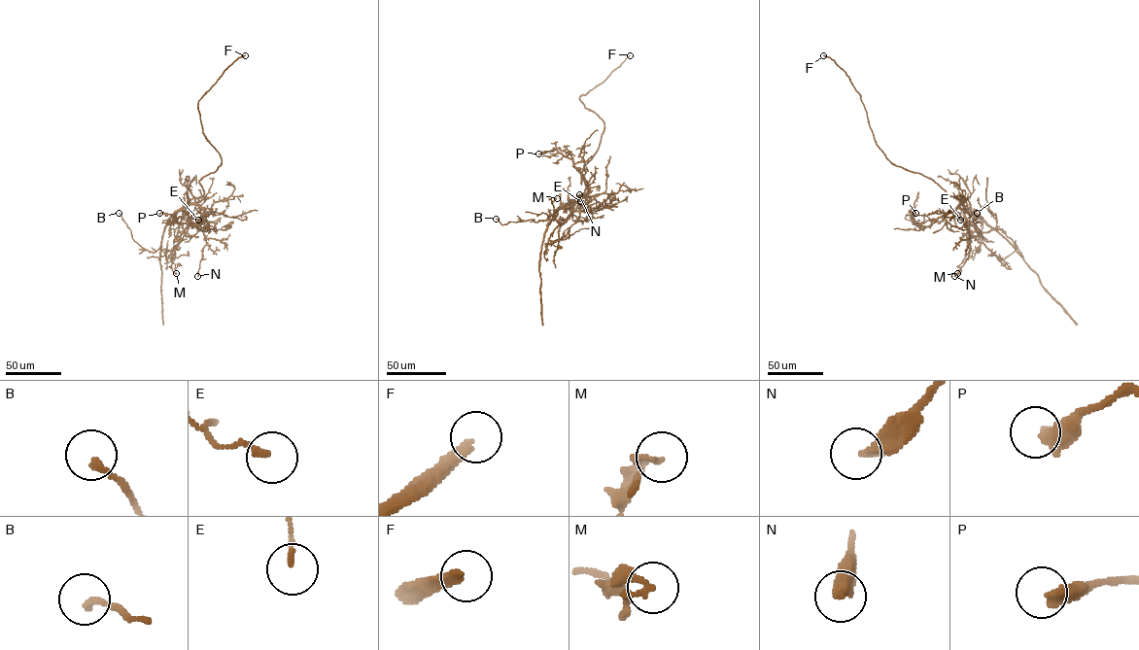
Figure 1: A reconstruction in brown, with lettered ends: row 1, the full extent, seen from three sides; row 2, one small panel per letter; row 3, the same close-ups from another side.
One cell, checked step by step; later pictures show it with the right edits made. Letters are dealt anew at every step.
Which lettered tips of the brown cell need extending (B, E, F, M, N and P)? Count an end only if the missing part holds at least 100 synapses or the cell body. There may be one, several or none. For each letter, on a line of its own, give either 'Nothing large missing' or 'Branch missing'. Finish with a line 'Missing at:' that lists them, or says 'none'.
B: Nothing large missing
E: Nothing large missing
F: Branch missing
M: Nothing large missing
N: Nothing large missing
P: Nothing large missing
Missing at: F

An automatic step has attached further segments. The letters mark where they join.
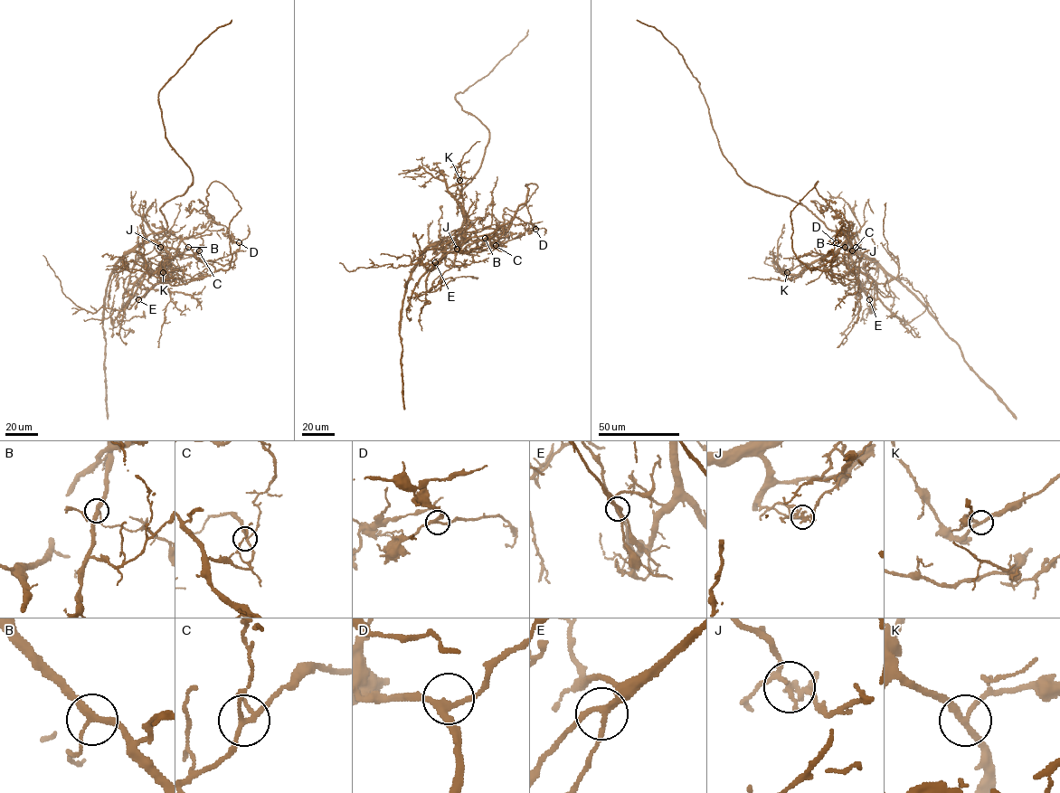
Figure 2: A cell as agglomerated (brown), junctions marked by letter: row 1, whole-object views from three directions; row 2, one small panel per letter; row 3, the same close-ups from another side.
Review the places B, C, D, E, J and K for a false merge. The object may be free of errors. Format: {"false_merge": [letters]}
{"false_merge": ["J"]}

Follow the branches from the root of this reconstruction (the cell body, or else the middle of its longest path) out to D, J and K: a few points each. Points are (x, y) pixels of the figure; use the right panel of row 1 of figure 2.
D: (828, 228), (846, 231), (847, 239), (835, 255), (835, 260), (827, 261), (824, 259), (834, 249), (836, 242)
J: (828, 228), (846, 231), (854, 239), (856, 247)
K: (828, 228), (843, 233), (847, 241), (834, 253), (825, 254), (816, 261), (797, 265), (787, 272)

